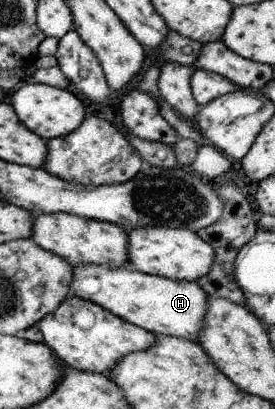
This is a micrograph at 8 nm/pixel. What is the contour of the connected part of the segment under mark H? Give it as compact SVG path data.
M95 264L75 266L72 278L70 288L75 296L99 304L108 312L133 325L159 336L173 336L192 342L197 342L199 339L200 331L204 326L204 317L207 313L209 295L198 282L170 280L164 277L152 276L145 272L128 270L126 266L112 268L111 266Z

